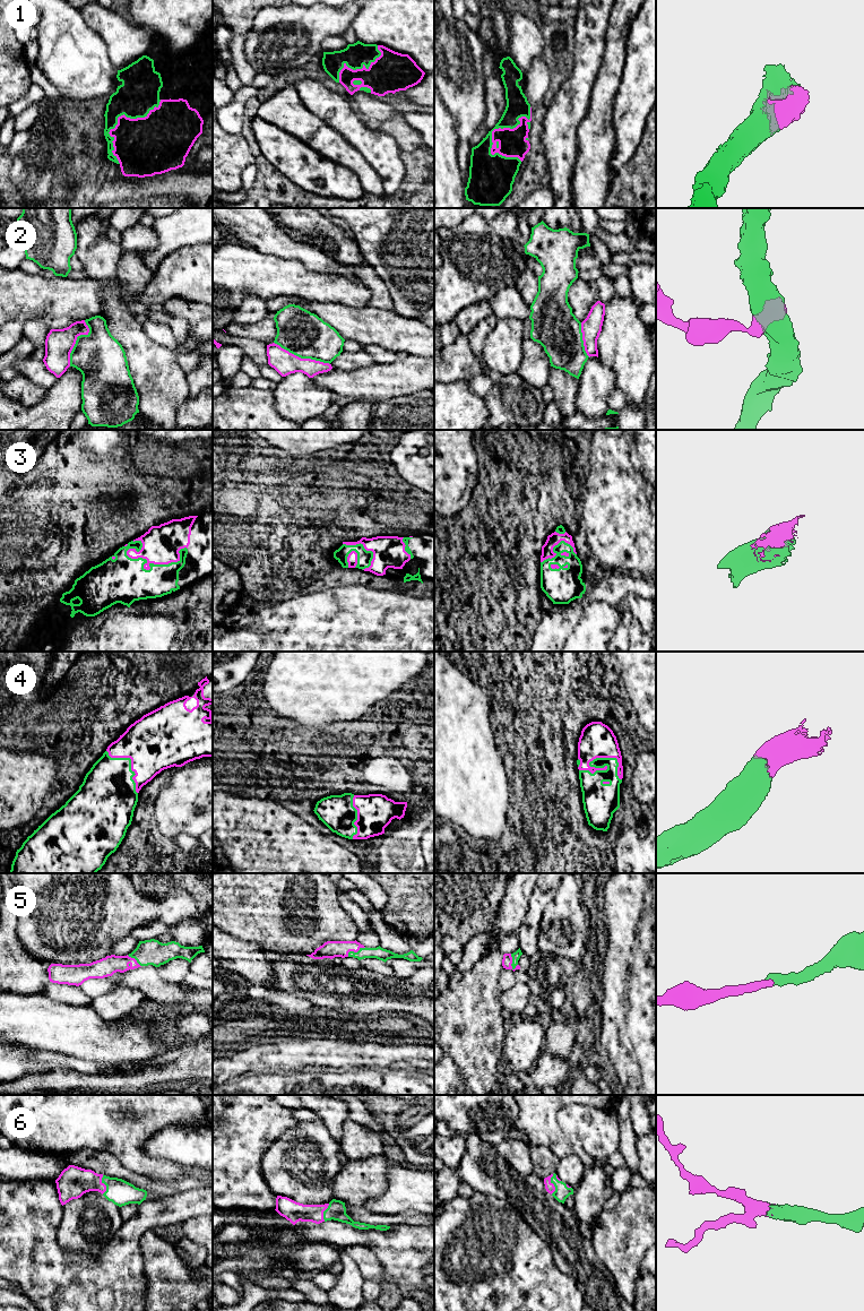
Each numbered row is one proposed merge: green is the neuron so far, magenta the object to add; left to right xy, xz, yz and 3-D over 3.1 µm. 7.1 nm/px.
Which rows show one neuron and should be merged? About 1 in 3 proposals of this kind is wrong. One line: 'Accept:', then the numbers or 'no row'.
Accept: 1, 3, 4, 5, 6

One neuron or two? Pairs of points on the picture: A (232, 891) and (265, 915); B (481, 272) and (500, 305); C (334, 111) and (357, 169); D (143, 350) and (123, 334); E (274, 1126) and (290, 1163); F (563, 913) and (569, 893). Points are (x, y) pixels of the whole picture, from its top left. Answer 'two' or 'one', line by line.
A: one
B: two
C: two
D: one
E: two
F: one

